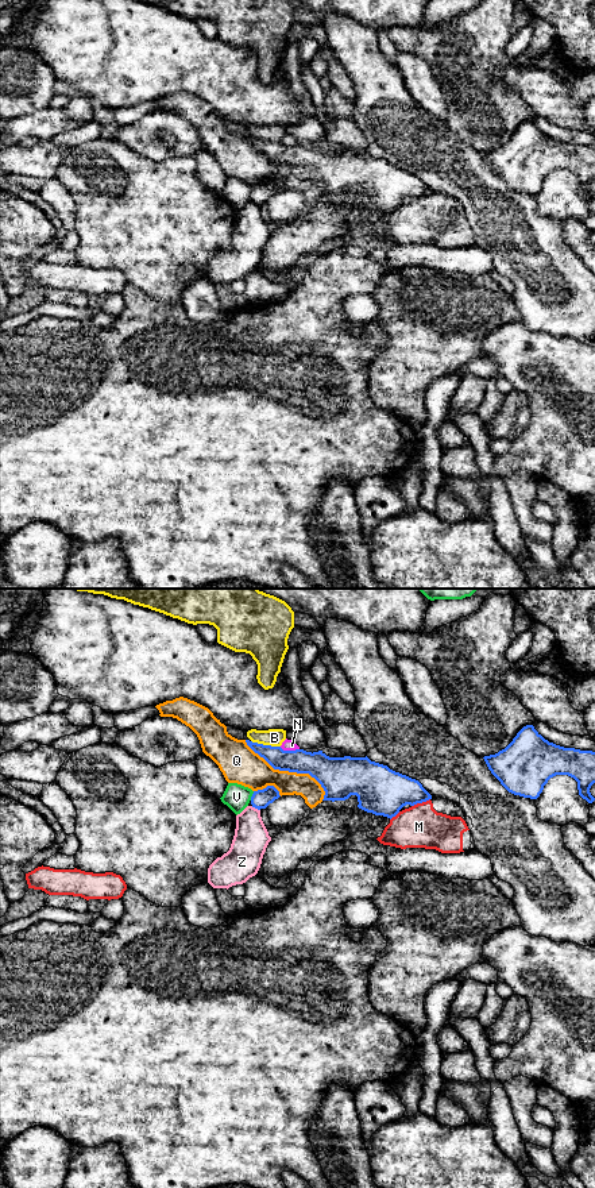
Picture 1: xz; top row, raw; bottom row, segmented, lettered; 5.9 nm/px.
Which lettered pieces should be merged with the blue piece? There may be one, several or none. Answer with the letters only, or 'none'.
none

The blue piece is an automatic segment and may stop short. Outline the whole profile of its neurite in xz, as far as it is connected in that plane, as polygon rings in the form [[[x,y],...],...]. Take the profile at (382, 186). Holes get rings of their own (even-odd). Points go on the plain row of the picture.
[[[250,135],[246,138],[274,165],[309,169],[314,173],[325,186],[322,196],[345,196],[356,190],[359,204],[391,215],[403,201],[432,194],[418,176],[371,157],[367,151],[329,153],[322,146],[283,146],[281,142]]]

